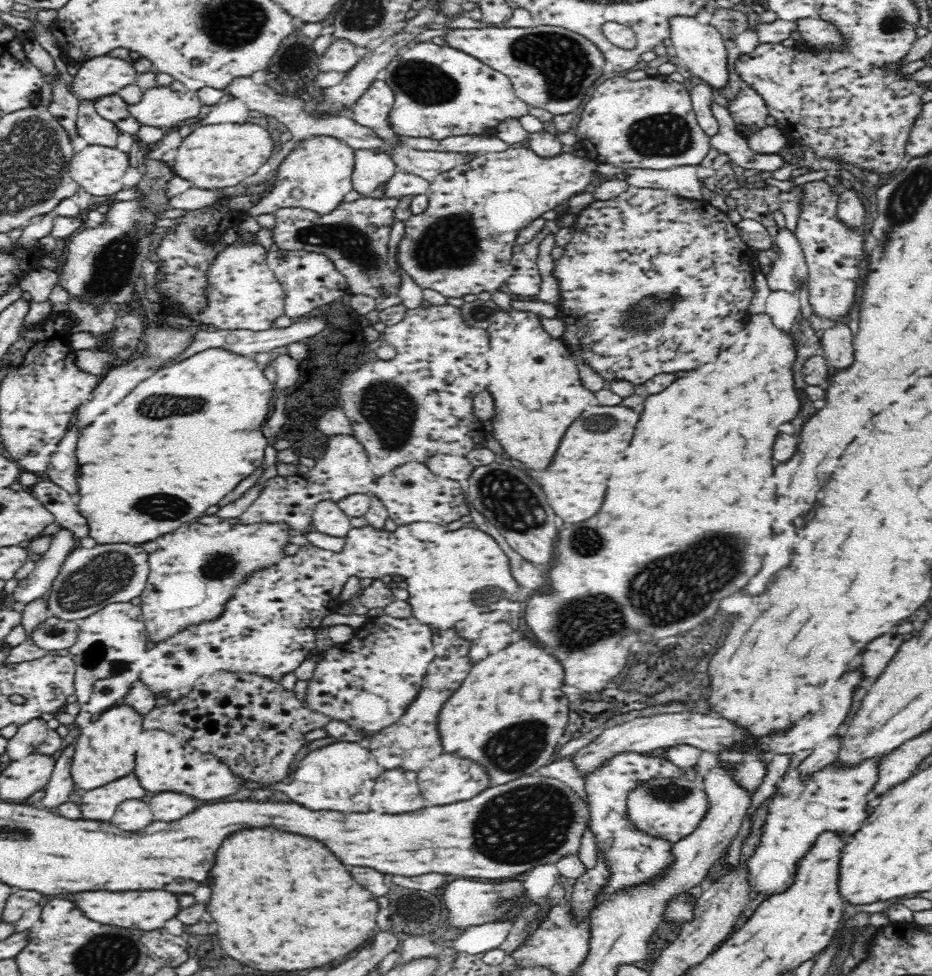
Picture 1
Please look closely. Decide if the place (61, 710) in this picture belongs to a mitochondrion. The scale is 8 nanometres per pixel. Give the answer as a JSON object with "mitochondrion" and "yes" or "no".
{"mitochondrion":"no"}

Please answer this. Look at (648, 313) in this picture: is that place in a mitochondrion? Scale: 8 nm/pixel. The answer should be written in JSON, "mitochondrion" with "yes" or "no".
{"mitochondrion":"yes"}

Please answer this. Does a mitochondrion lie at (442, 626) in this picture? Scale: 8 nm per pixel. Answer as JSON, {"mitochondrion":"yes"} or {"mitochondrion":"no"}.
{"mitochondrion":"no"}

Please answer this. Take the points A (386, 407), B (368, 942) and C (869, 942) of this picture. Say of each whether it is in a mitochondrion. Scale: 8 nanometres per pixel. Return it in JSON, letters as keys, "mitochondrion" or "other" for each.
{"A":"mitochondrion","B":"other","C":"other"}

